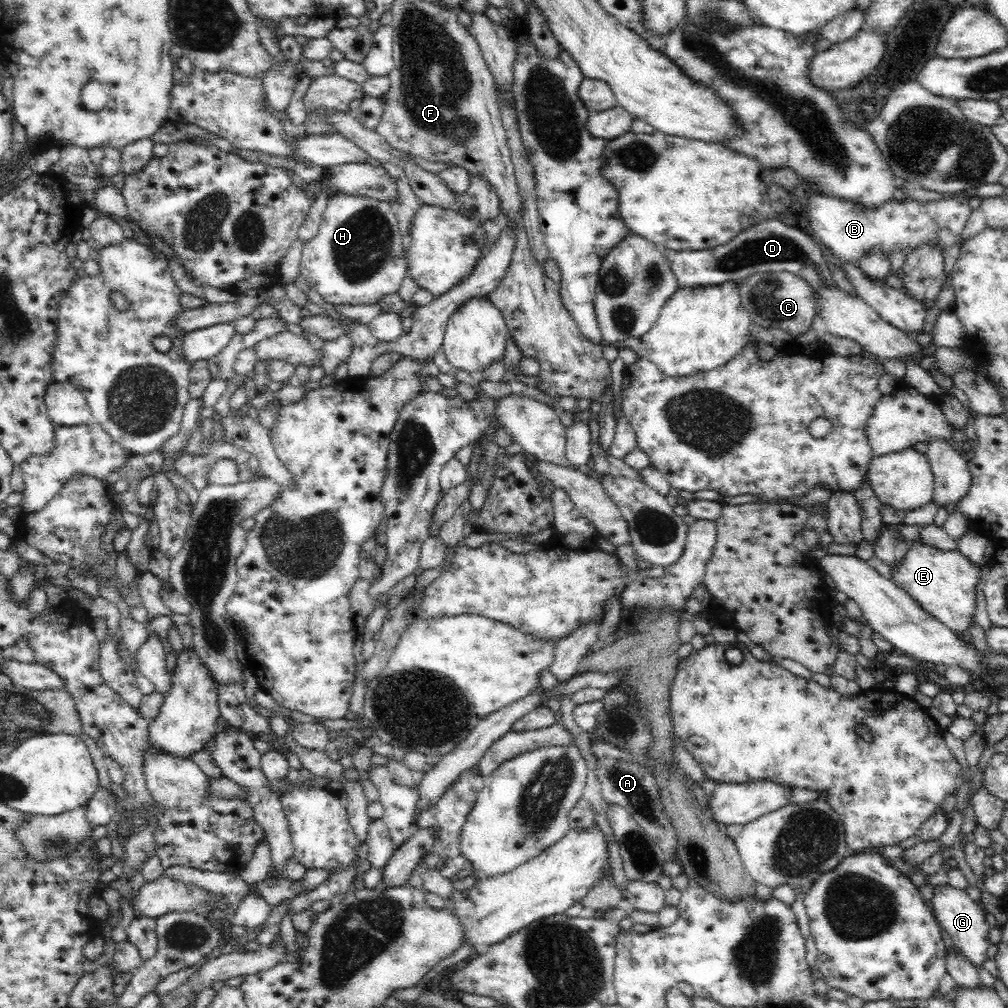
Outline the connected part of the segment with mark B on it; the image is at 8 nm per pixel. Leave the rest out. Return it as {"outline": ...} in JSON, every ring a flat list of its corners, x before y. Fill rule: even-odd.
{"outline":[[817,195,808,203,808,217,813,237,848,264,858,264,860,258,874,252,890,258,894,250,901,250,908,256,926,244,935,244,944,256,948,248,964,241,964,228,973,211,969,200,963,196,944,196,940,200,918,202,897,195,880,206,866,207,844,198]]}

